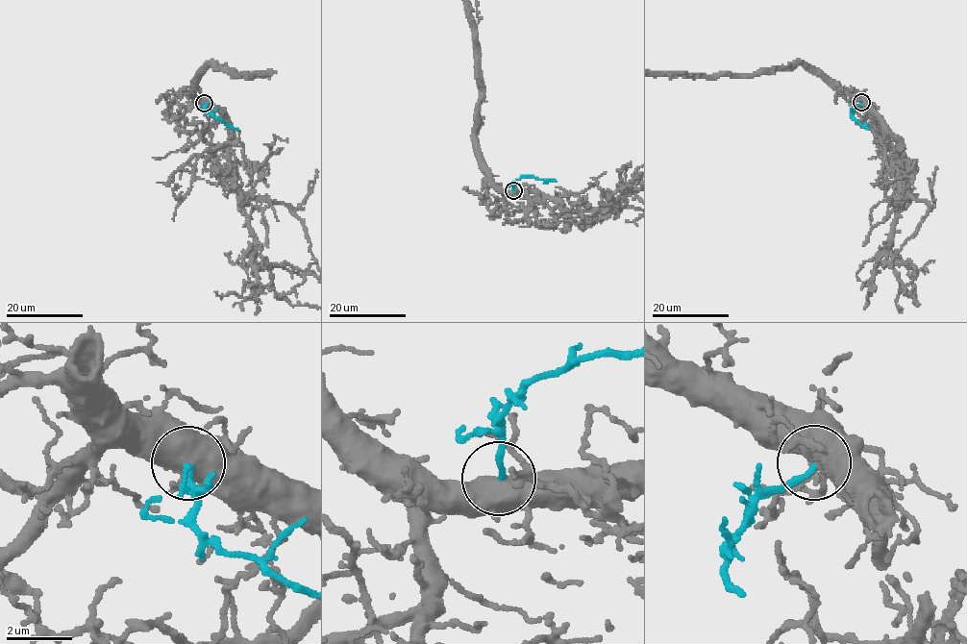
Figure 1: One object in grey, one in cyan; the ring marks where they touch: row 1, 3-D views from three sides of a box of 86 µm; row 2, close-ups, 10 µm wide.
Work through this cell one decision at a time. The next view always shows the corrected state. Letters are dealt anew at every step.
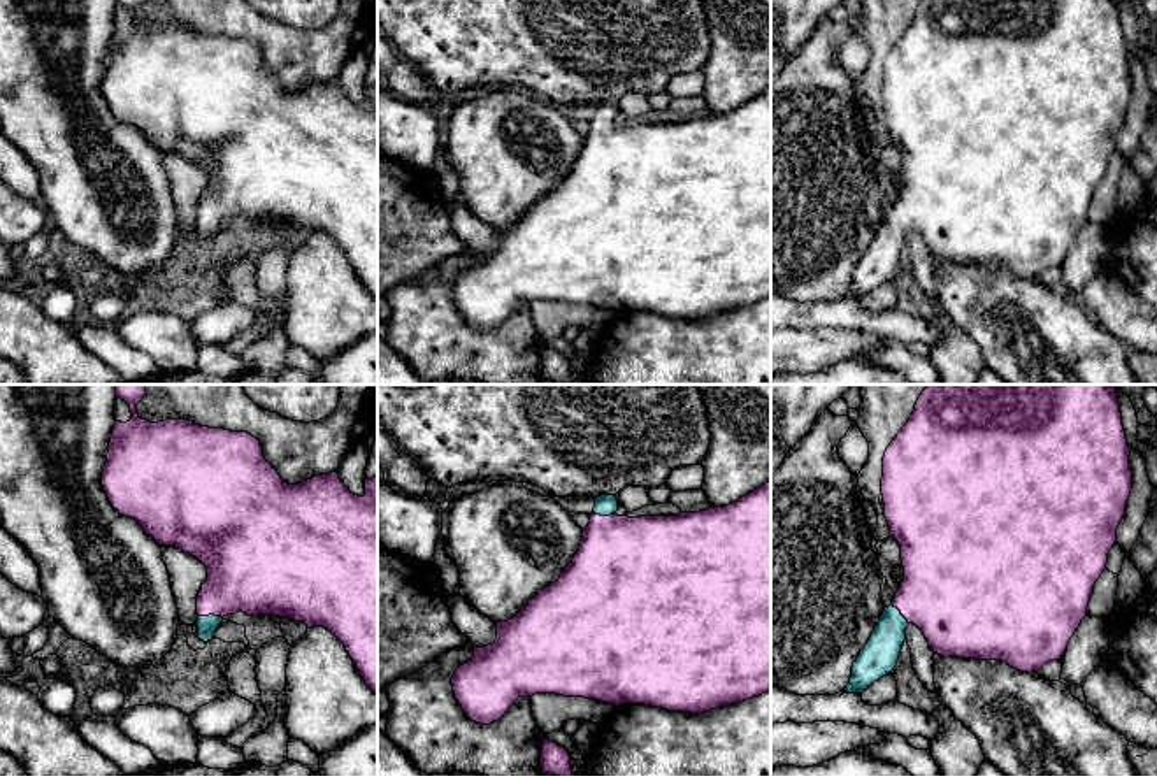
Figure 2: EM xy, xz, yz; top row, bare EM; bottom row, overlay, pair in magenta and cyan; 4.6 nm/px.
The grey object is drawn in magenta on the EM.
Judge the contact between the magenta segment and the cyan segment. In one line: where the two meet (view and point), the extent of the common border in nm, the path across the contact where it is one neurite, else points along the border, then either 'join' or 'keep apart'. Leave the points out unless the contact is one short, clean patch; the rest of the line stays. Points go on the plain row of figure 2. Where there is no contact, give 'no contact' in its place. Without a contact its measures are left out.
meets magenta in xy at (211, 220); contact 110 nm long; runs through xy (246, 178), (211, 220), (206, 232); join

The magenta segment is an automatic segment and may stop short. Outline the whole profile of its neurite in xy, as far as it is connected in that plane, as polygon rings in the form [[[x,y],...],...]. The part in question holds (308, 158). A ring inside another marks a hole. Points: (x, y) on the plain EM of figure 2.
[[[116,0],[116,4],[130,12],[132,26],[114,30],[107,68],[102,77],[102,93],[112,114],[118,116],[119,121],[135,126],[160,153],[176,153],[207,174],[207,186],[197,204],[198,246],[204,249],[211,248],[223,225],[239,218],[248,223],[270,221],[304,228],[307,235],[325,234],[344,251],[365,291],[377,302],[377,84],[365,86],[363,104],[351,100],[337,79],[314,83],[300,91],[288,91],[265,67],[260,47],[251,40],[200,33],[188,26],[149,30],[137,21],[137,11],[144,2],[146,0]]]

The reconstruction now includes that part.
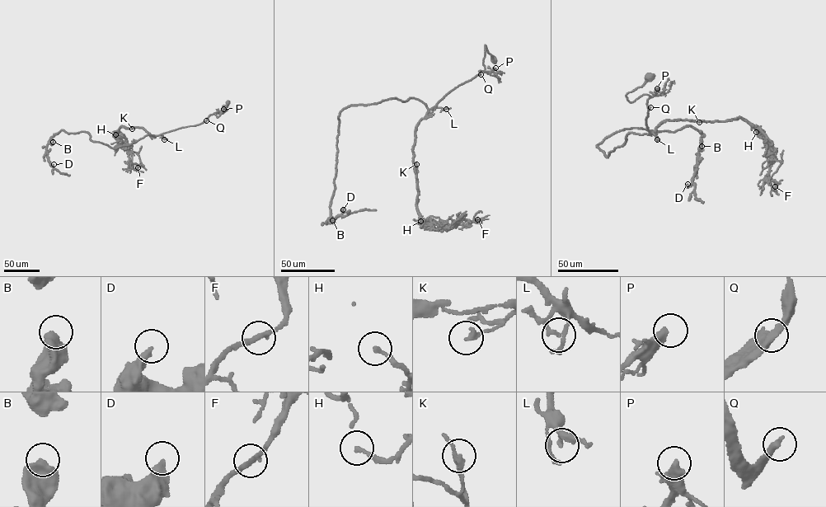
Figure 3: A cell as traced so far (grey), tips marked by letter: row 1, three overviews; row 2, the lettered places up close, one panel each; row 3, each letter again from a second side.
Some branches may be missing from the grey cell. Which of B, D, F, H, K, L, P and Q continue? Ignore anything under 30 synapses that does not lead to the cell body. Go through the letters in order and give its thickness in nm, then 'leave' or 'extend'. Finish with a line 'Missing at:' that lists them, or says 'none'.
B: 700 nm | leave
D: 400 nm | leave
F: 200 nm | leave
H: 170 nm | leave
K: 220 nm | leave
L: 100 nm | leave
P: 440 nm | extend
Q: 340 nm | extend
Missing at: P, Q

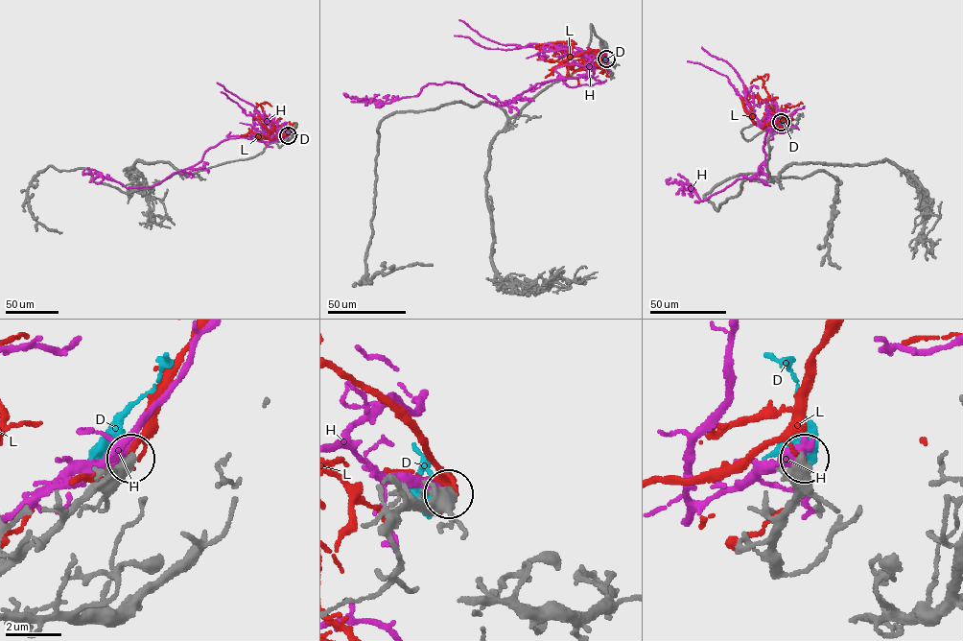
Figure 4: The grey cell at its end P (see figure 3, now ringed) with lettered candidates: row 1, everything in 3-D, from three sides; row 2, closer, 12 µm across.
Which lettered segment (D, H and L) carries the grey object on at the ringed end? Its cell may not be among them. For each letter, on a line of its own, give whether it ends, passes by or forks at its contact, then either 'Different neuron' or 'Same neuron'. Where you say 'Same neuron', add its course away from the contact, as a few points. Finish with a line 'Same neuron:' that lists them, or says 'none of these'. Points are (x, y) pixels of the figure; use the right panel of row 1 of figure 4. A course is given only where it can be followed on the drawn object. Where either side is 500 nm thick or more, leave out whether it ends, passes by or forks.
D: Different neuron
H: Different neuron
L: Different neuron
Same neuron: none of these

